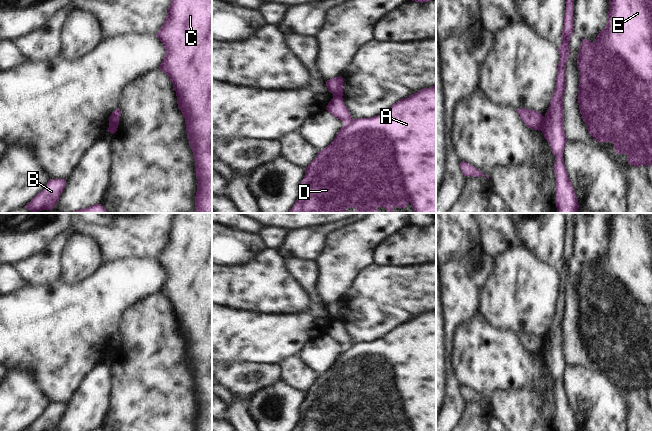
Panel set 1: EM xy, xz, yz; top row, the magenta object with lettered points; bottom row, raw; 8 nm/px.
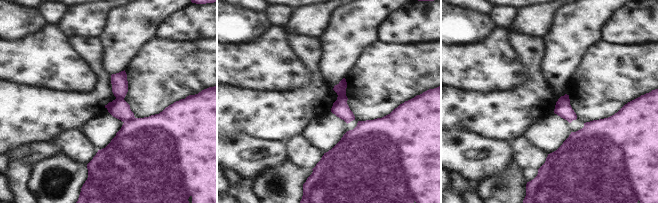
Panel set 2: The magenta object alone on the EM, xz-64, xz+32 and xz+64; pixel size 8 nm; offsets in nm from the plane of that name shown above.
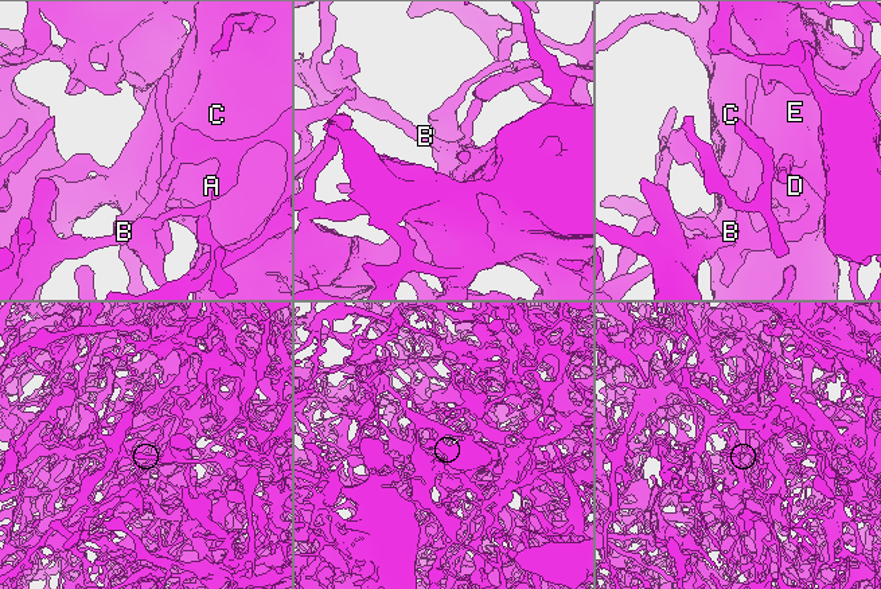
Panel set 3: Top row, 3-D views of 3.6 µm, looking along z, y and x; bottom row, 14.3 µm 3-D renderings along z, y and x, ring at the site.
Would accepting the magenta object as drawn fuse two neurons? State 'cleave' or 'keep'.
cleave

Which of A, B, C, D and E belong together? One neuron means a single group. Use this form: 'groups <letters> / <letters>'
groups A C D E / B

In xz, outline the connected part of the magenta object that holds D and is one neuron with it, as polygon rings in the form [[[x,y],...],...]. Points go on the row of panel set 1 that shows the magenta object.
[[[436,85],[423,88],[399,100],[380,115],[351,119],[339,130],[334,140],[319,151],[317,157],[306,167],[300,188],[300,195],[288,213],[346,213],[349,207],[354,207],[355,213],[377,213],[378,207],[384,207],[388,213],[393,213],[394,207],[405,208],[409,203],[413,213],[436,213]]]

